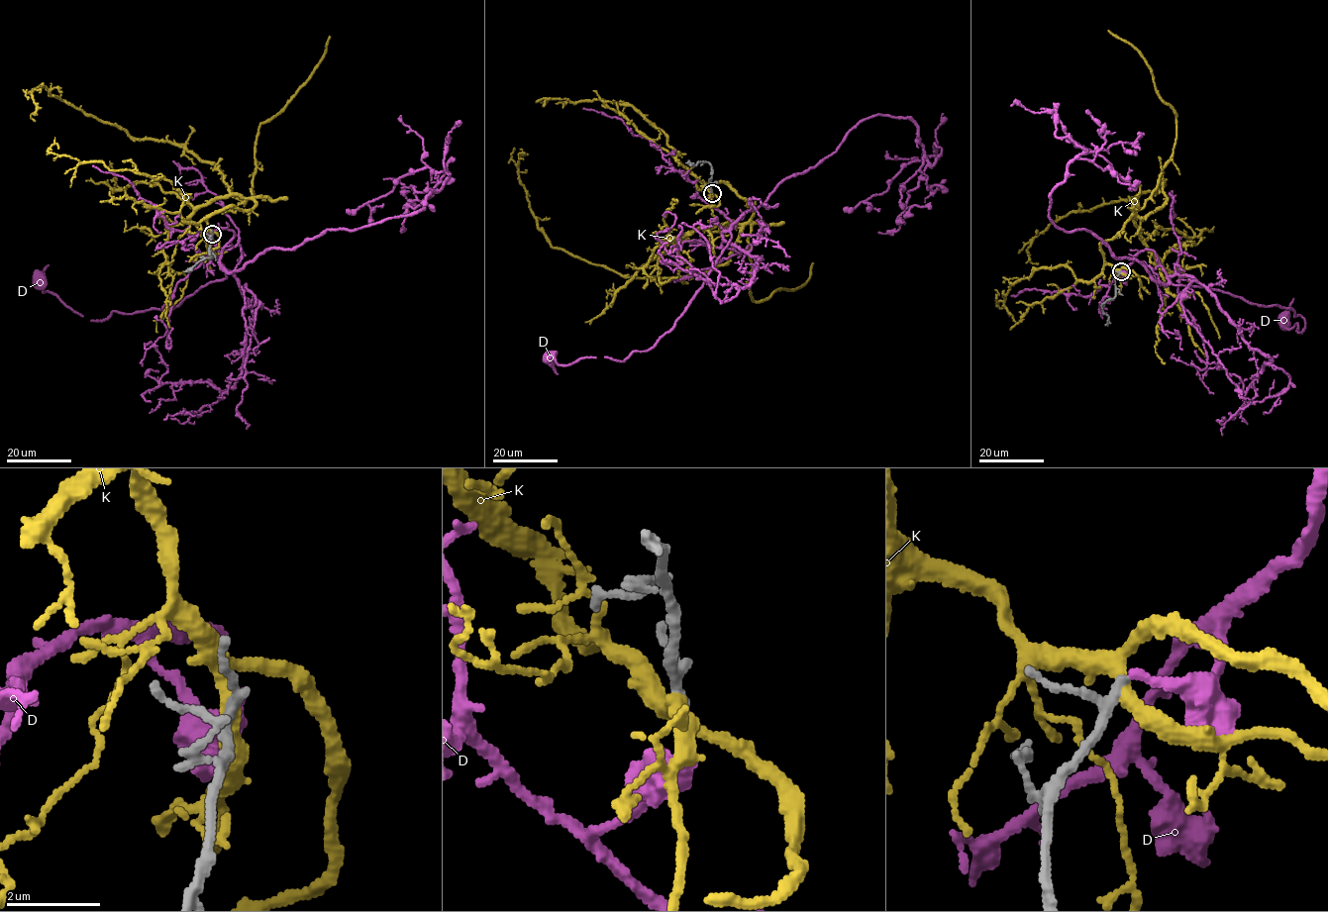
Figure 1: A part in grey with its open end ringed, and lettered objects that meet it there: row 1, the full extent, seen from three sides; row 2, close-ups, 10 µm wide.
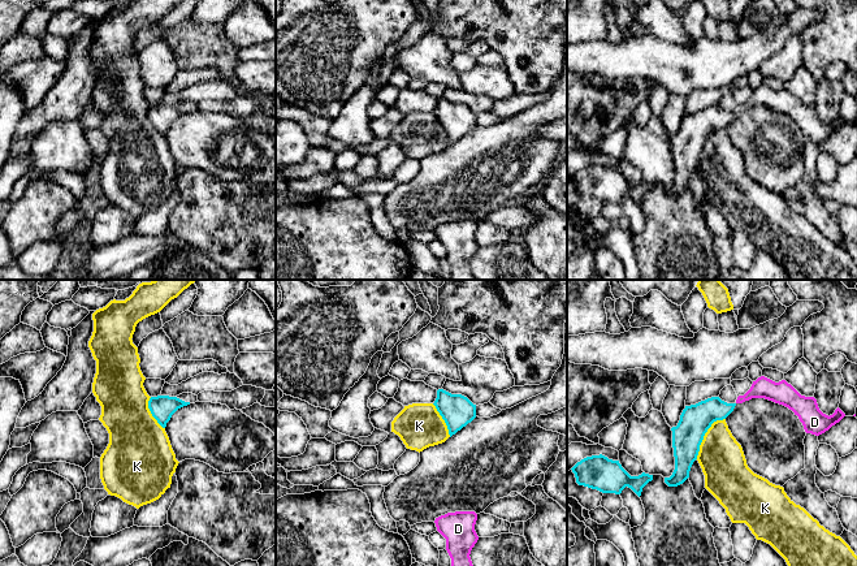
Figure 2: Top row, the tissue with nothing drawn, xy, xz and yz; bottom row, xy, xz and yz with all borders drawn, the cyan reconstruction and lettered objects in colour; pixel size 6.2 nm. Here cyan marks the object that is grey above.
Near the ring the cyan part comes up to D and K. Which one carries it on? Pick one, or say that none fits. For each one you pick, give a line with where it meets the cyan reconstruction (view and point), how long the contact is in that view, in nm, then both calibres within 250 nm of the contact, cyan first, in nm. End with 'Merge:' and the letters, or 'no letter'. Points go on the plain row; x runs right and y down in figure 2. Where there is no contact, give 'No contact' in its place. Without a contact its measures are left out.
D: No contact
Merge: D

